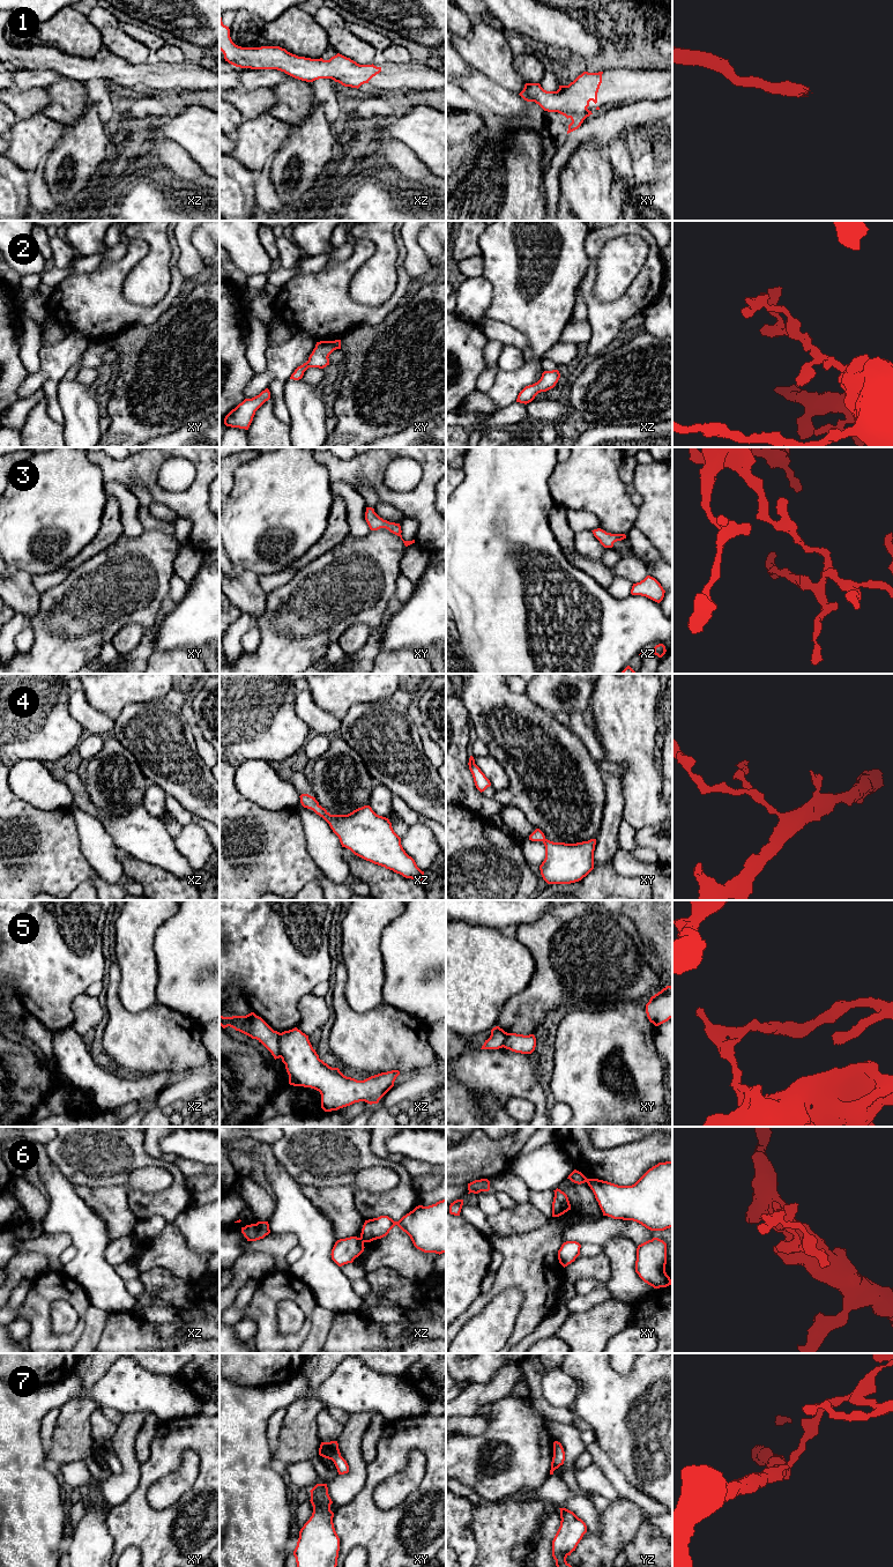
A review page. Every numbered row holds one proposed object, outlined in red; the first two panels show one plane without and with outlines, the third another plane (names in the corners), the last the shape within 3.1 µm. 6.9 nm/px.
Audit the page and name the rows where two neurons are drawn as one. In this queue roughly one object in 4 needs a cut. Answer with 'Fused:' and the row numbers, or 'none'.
Fused: 5, 6

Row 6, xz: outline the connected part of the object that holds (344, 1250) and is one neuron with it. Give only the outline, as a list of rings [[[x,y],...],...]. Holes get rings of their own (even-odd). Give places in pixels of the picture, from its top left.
[[[350,1236],[340,1239],[335,1242],[332,1249],[332,1260],[342,1267],[348,1263],[352,1263],[364,1252],[364,1242],[360,1238]]]

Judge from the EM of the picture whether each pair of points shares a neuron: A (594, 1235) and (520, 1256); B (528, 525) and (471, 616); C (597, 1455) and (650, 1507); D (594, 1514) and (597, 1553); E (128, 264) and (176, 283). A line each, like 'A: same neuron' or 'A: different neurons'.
A: different neurons
B: same neuron
C: same neuron
D: different neurons
E: same neuron

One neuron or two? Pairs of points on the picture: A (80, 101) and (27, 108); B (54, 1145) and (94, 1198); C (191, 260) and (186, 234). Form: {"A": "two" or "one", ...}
{"A": "one", "B": "two", "C": "one"}

